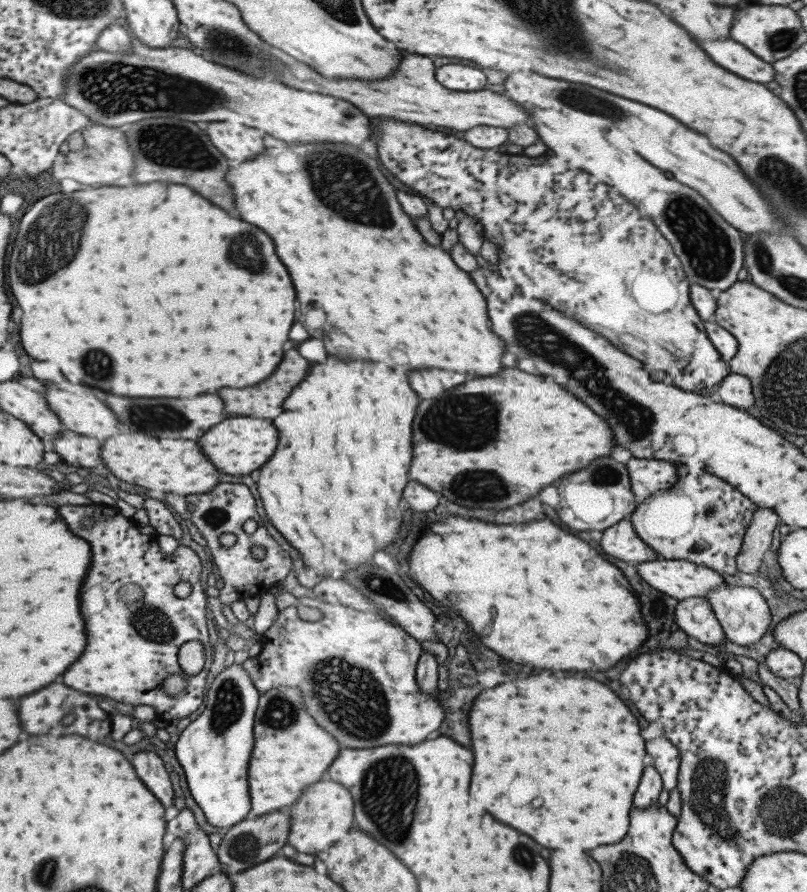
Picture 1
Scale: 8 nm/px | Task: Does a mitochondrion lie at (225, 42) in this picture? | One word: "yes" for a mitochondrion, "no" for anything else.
yes

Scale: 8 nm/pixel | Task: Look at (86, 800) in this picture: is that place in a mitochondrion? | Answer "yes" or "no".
no

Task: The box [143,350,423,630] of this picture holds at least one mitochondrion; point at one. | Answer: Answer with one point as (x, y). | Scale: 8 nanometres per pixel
(375, 583)

